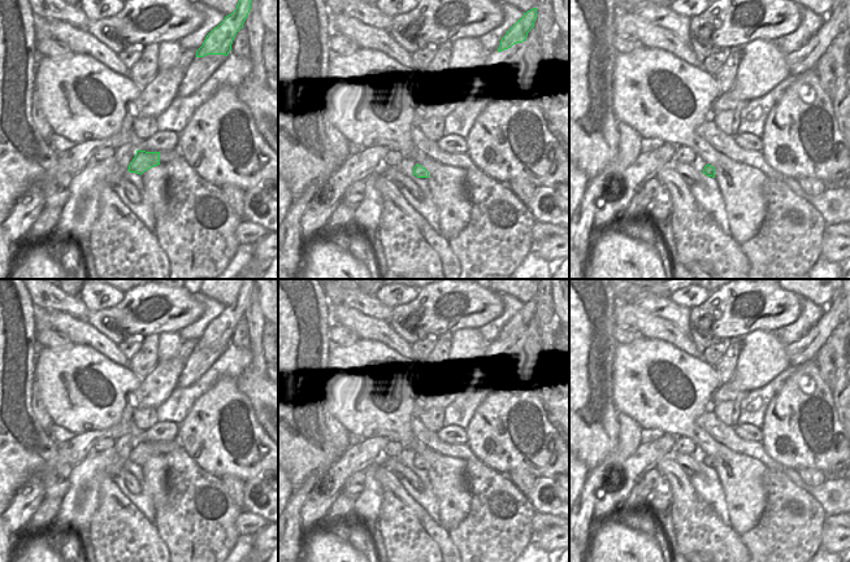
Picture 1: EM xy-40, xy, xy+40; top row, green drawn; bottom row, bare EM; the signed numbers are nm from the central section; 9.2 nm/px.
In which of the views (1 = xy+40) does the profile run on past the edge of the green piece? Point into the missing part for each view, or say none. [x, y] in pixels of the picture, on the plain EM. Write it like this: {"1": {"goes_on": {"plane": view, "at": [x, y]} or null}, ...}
{"1": {"goes_on": null}}

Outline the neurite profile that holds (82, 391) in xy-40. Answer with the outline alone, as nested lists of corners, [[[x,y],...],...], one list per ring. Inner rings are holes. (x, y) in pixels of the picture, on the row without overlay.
[[[82,344],[57,349],[43,347],[35,356],[34,380],[52,423],[75,434],[116,426],[127,404],[127,395],[142,383],[130,367],[120,366]]]

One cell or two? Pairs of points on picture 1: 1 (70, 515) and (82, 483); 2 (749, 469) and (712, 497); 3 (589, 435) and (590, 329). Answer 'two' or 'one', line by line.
1: one
2: two
3: one

